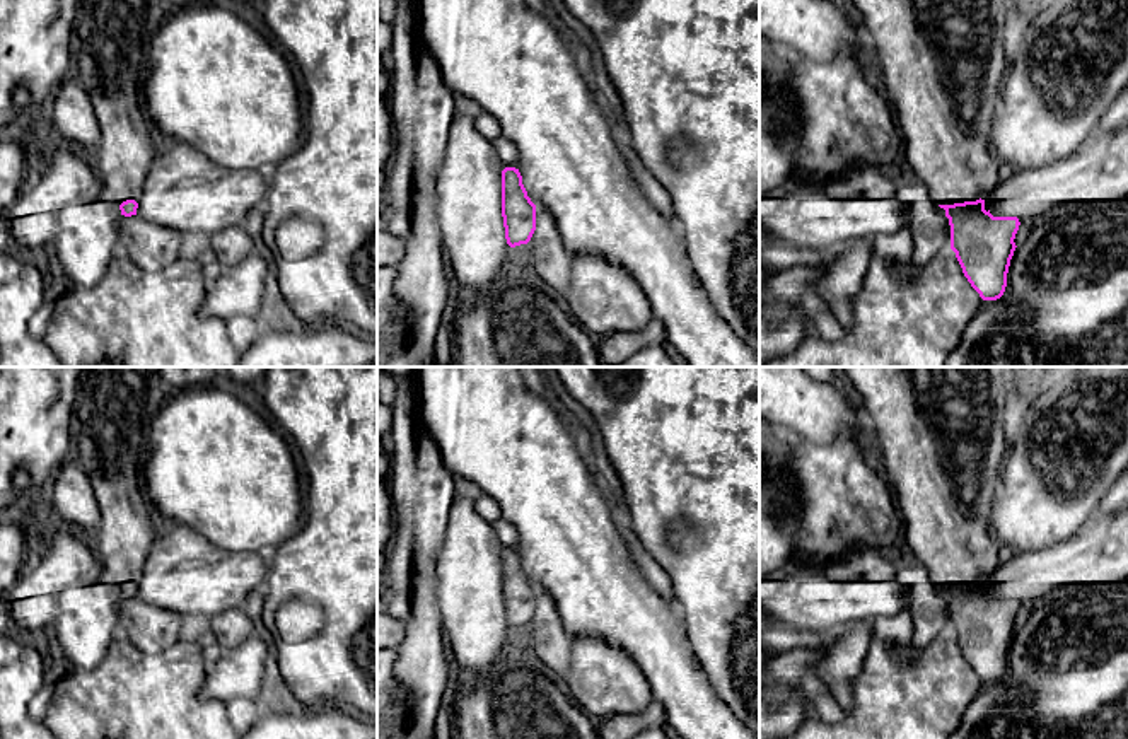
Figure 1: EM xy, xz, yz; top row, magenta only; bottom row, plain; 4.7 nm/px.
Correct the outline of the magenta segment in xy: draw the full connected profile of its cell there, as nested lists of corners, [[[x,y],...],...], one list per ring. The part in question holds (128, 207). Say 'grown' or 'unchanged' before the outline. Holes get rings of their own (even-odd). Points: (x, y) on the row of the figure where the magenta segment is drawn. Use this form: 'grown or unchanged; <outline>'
grown; [[[82,0],[75,20],[73,63],[99,121],[101,140],[90,154],[101,181],[99,198],[119,207],[121,215],[137,215],[147,172],[159,150],[159,138],[142,106],[142,79],[147,48],[169,17],[166,0]]]

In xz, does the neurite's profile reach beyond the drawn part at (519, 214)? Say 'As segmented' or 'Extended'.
As segmented

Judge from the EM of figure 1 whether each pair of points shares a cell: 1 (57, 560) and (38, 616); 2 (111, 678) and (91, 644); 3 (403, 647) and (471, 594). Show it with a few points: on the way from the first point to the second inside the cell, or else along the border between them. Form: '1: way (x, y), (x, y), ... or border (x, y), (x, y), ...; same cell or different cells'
1: way (50, 574), (38, 586), (38, 603); same cell
2: border (116, 632), (104, 657), (96, 666), (75, 668); different cells
3: border (436, 574), (436, 601), (441, 613); different cells

